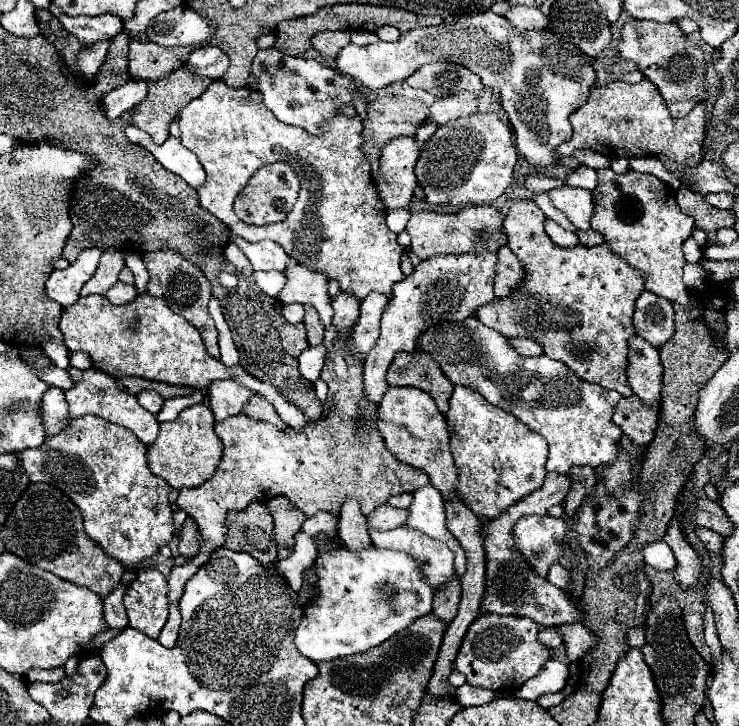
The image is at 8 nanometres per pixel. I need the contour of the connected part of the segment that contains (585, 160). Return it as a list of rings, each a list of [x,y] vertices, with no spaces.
[[[576,149],[576,161],[580,161],[580,165],[586,165],[586,167],[592,167],[592,169],[598,169],[598,167],[608,167],[608,157],[600,155],[600,153],[592,153],[588,149]]]

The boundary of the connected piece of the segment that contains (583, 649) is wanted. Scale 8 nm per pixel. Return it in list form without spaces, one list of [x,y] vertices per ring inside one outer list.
[[[580,623],[560,625],[560,631],[564,635],[564,645],[568,645],[570,663],[578,663],[598,643],[598,637],[592,635],[592,631],[588,631],[588,627]]]

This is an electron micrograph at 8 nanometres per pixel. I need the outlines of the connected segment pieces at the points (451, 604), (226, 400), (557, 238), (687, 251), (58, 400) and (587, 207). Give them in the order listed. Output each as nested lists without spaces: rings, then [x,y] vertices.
[[[454,579],[448,583],[448,587],[442,589],[442,593],[434,593],[432,613],[440,621],[450,623],[458,613],[458,603],[460,603],[460,579]]]
[[[214,381],[208,385],[208,399],[214,411],[216,421],[222,421],[230,415],[238,415],[242,405],[252,397],[252,391],[238,385],[236,381]]]
[[[546,219],[546,221],[544,221],[544,229],[546,229],[548,237],[550,237],[558,247],[576,247],[576,245],[580,243],[576,233],[562,229],[562,227],[560,227],[558,223],[554,223],[552,219]]]
[[[694,237],[684,243],[684,257],[688,263],[698,263],[702,259],[702,247],[696,243]]]
[[[52,387],[50,391],[46,391],[42,413],[44,413],[44,425],[48,431],[48,437],[68,427],[68,403],[62,389]]]
[[[560,187],[548,191],[554,205],[566,213],[566,217],[582,231],[590,229],[590,219],[594,215],[594,193],[578,187]]]

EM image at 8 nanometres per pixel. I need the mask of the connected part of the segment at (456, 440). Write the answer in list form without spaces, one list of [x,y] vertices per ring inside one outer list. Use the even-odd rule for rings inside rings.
[[[454,387],[446,421],[450,429],[450,449],[460,481],[456,485],[456,493],[462,503],[476,513],[476,517],[496,519],[510,505],[542,487],[546,479],[548,443],[514,415],[494,407],[480,393],[468,387]]]

